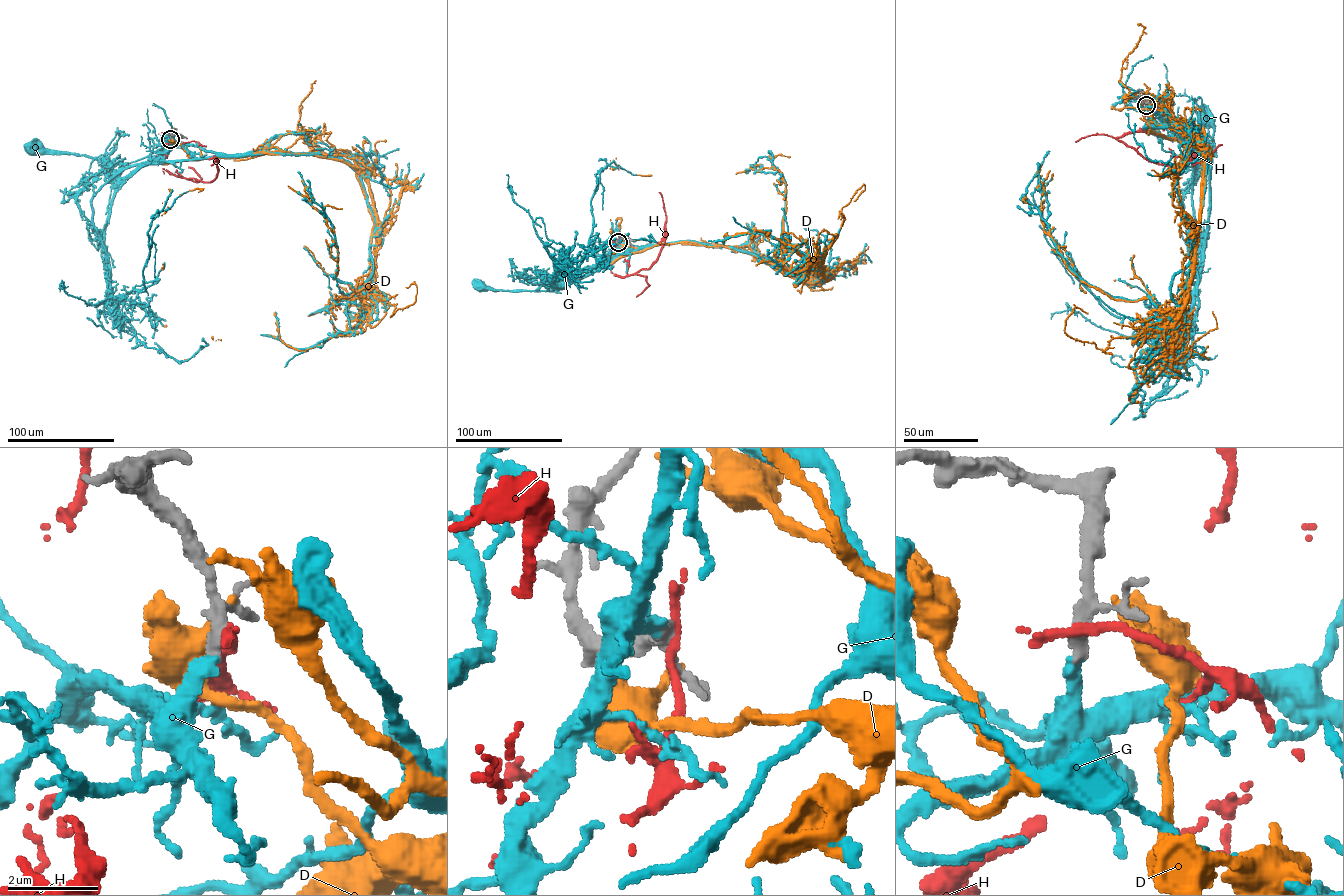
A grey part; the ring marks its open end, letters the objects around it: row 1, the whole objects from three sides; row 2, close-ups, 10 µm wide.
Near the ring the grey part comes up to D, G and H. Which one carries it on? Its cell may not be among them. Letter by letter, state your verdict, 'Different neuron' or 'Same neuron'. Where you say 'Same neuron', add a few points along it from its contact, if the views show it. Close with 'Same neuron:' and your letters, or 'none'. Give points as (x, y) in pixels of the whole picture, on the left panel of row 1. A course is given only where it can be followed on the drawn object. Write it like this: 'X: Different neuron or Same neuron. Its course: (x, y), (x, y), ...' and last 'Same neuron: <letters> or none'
D: Different neuron
G: Same neuron. Its course: (171, 138), (167, 139), (174, 145), (159, 158), (117, 171), (84, 155), (38, 153), (33, 148)
H: Different neuron
Same neuron: G

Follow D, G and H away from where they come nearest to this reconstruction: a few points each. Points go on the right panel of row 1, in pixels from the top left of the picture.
D: (1147, 103), (1203, 192), (1144, 414), (1171, 353), (1114, 280)
G: (1146, 104), (1158, 106), (1155, 109), (1157, 113), (1176, 132), (1206, 150), (1212, 144), (1213, 125), (1204, 118)
H: (1146, 104), (1154, 110), (1147, 131), (1118, 140), (1180, 165), (1194, 155), (1179, 150), (1169, 127)

